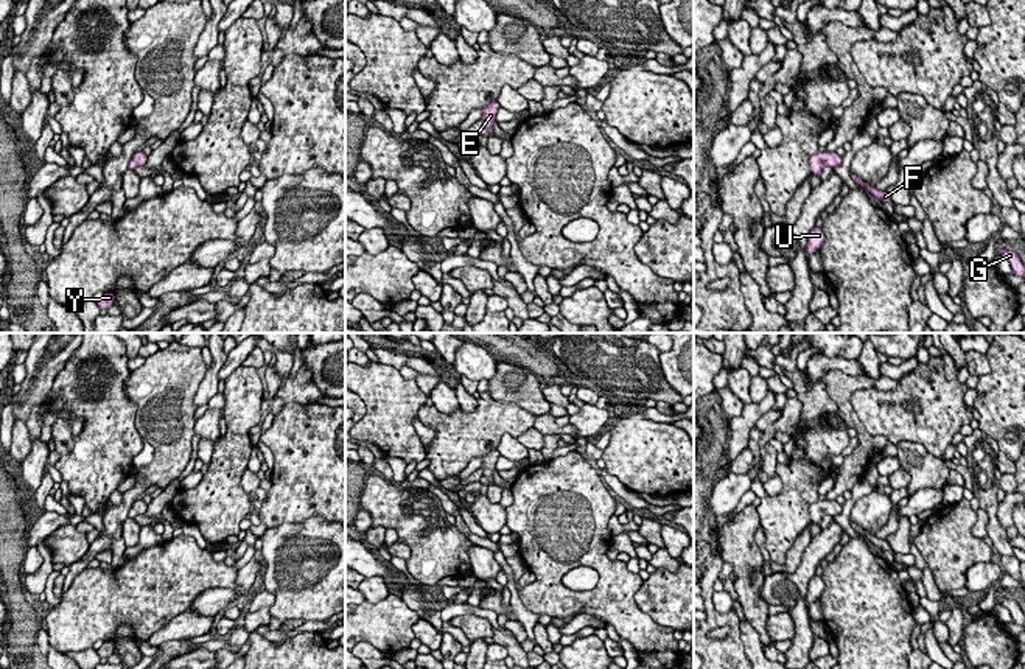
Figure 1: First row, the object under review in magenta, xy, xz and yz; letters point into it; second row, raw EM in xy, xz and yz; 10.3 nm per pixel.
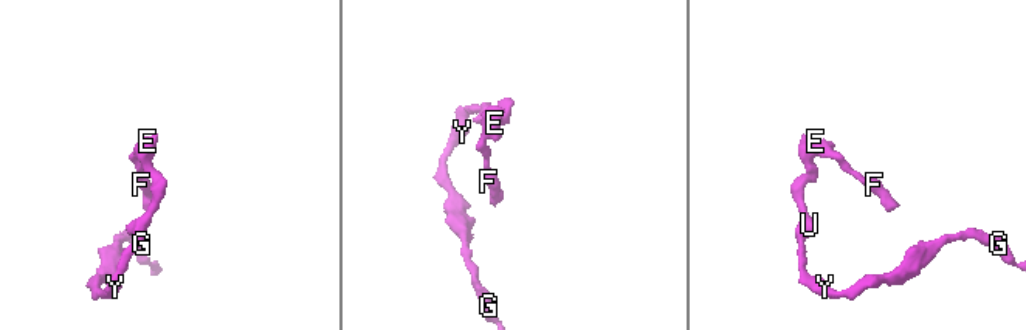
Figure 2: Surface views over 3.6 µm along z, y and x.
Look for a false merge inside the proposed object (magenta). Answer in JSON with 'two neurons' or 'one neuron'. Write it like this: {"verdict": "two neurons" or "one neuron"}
{"verdict": "one neuron"}

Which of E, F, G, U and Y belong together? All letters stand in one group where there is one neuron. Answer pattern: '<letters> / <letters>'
E F G U Y

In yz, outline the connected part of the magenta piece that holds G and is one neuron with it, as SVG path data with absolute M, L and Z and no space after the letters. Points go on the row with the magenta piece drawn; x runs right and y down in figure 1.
M1002 249L1002 250L999 250L999 255L1009 261L1013 272L1016 275L1019 275L1019 277L1025 275L1025 266L1016 252L1008 250L1008 249Z

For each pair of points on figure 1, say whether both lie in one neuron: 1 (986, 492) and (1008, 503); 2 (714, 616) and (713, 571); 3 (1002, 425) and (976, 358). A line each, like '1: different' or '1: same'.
1: different
2: same
3: different

